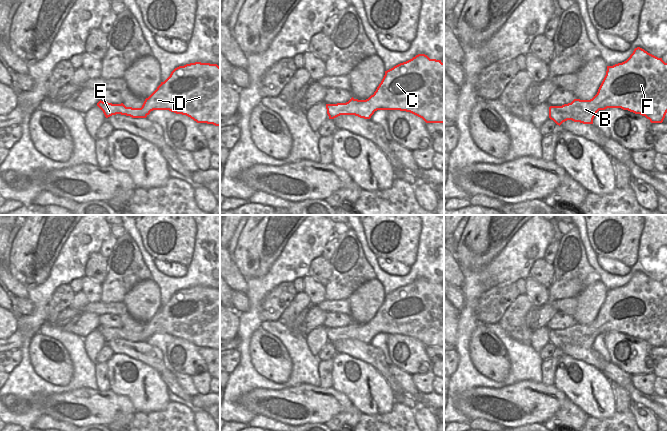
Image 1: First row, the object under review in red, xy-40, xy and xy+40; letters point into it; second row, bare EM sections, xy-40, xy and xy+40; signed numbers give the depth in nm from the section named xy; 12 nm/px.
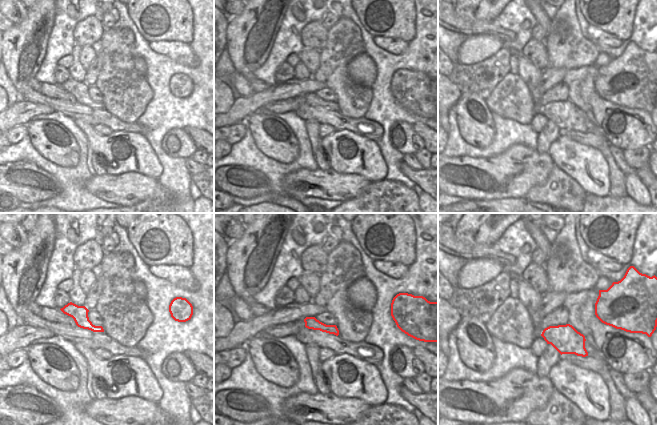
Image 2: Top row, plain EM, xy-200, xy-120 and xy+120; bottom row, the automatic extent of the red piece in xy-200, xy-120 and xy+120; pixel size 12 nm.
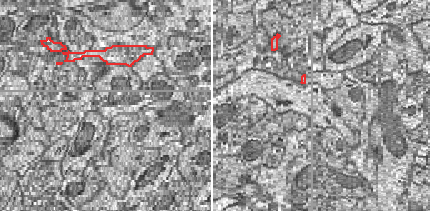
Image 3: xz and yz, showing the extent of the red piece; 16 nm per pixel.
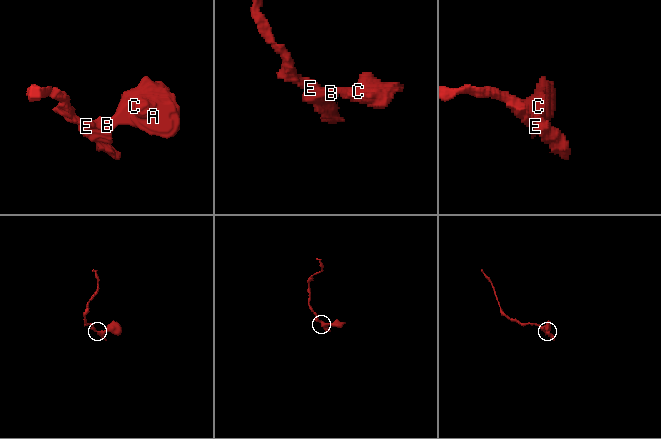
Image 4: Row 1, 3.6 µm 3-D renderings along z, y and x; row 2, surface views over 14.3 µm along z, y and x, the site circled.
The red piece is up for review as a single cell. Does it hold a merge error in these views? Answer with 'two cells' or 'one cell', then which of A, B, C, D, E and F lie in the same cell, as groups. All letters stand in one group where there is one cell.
one cell | A B C D E F

